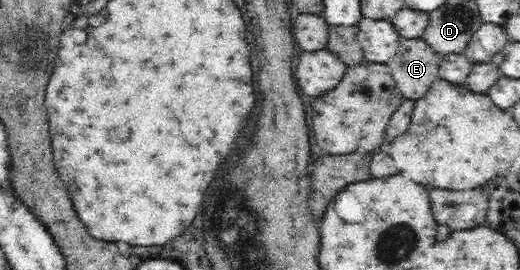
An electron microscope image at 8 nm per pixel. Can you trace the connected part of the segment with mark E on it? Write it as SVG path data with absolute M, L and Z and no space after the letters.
M400 36L399 38L396 55L393 55L392 59L387 61L388 67L391 69L392 77L398 89L403 93L403 97L405 99L420 99L420 97L424 97L424 93L430 89L434 82L441 79L439 63L442 55L434 51L423 37L406 39Z

